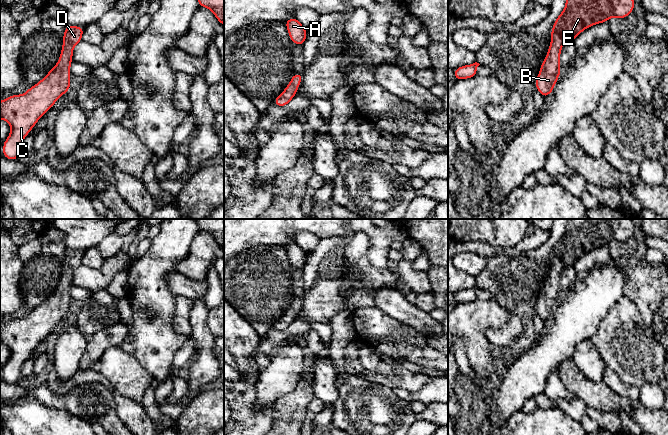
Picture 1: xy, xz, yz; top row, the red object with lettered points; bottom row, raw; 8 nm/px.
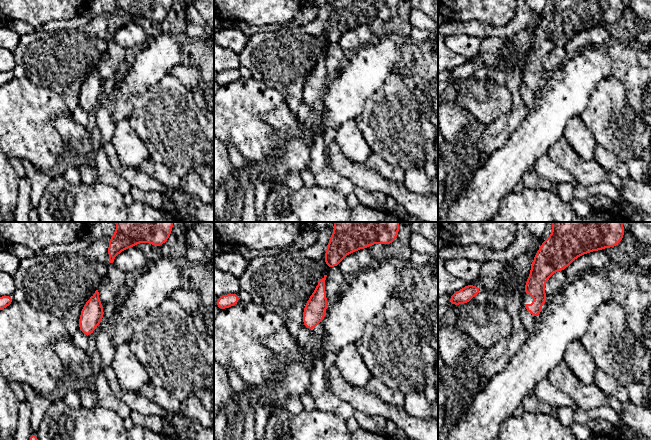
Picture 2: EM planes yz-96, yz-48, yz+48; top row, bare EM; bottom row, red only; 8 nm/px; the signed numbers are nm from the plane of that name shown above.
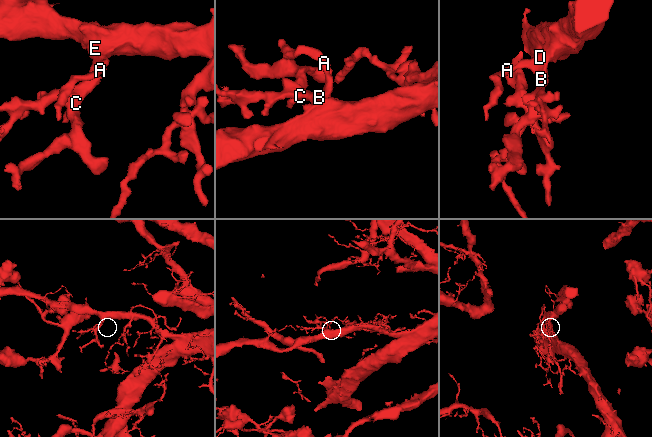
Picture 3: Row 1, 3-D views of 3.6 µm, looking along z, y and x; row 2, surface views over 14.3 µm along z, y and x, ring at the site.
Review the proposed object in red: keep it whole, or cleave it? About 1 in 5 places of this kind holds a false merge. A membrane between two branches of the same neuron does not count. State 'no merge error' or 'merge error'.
no merge error

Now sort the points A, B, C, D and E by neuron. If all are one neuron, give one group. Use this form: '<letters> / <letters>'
A B C D E

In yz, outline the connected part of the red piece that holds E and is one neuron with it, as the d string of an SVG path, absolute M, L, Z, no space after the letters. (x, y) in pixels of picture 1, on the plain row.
M566 219L566 229L551 254L551 268L535 304L536 313L545 323L561 298L559 281L562 269L574 266L585 253L607 246L611 241L620 244L633 236L632 219Z

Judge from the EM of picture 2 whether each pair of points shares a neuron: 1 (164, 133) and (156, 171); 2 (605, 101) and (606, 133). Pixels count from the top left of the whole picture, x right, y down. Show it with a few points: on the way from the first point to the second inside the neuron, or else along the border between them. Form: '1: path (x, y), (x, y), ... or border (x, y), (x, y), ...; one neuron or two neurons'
1: border (150, 156), (178, 176); two neurons
2: path (605, 109), (605, 125); one neuron

